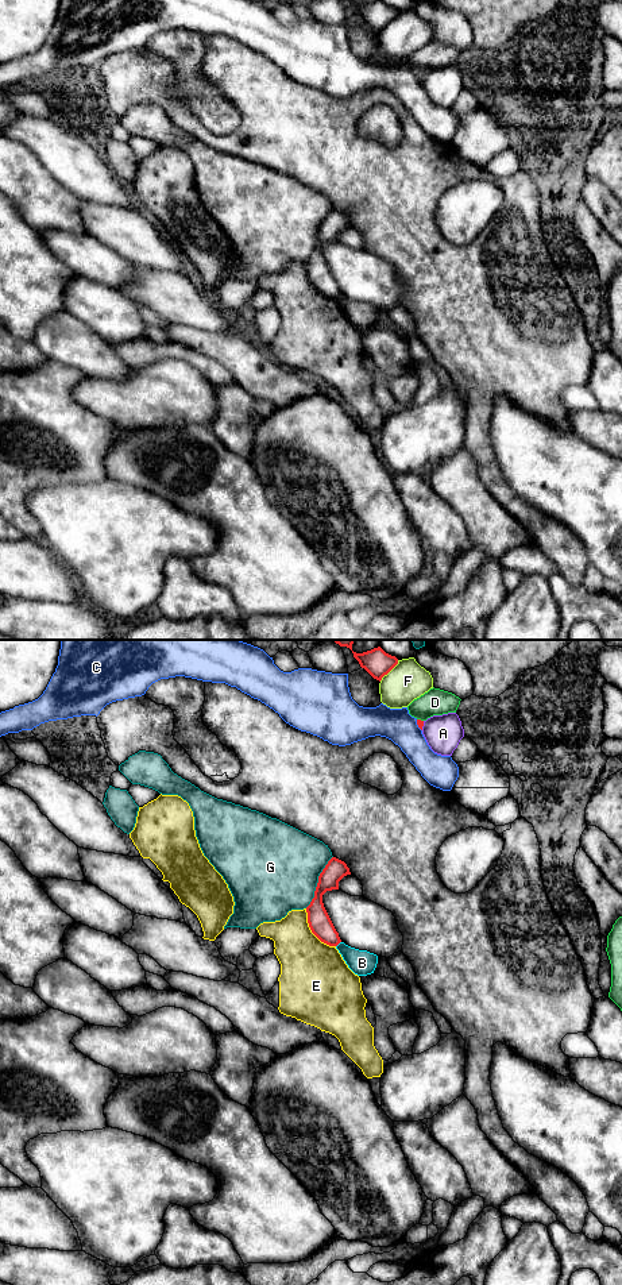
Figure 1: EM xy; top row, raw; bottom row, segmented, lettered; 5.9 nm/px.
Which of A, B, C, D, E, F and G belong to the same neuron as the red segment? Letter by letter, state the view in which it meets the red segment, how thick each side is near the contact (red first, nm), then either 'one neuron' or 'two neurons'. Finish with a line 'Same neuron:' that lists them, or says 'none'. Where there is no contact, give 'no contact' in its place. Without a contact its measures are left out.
A: contact in xy; calibres 40 and 220 nm; two neurons
B: contact in xy; calibres 140 and 160 nm; two neurons
C: contact in xy; calibres 40 and 190 nm; two neurons
D: contact in xy; calibres 40 and 160 nm; two neurons
E: contact in xy; calibres 140 and 380 nm; two neurons
F: contact in xy; calibres 160 and 240 nm; two neurons
G: contact in xy; calibres 140 and 480 nm; two neurons
Same neuron: none

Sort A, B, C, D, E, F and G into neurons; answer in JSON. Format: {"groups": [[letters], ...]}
{"groups": [["A"], ["B"], ["C"], ["D"], ["E"], ["F"], ["G"]]}

